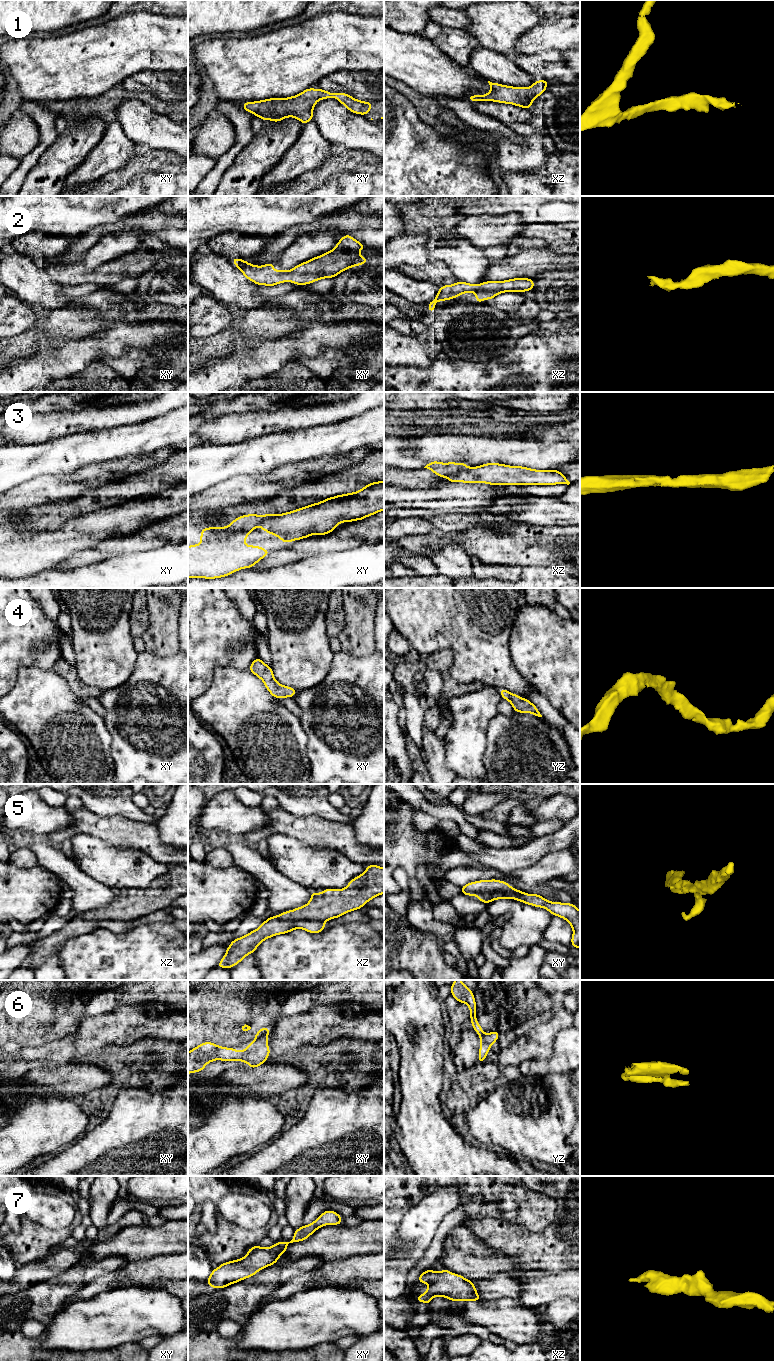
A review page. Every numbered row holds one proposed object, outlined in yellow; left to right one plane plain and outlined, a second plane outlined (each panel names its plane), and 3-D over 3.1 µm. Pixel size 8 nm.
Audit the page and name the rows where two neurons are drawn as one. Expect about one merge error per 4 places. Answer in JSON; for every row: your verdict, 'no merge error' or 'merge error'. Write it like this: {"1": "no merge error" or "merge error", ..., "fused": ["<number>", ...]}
{"1": "no merge error", "2": "no merge error", "3": "no merge error", "4": "no merge error", "5": "no merge error", "6": "merge error", "7": "no merge error", "fused": ["6"]}

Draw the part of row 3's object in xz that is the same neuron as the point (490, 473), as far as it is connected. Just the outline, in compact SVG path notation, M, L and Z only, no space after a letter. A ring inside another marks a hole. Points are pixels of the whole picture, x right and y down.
M432 461L424 468L431 470L434 474L441 478L448 478L449 483L463 482L463 483L485 483L490 485L556 485L567 484L570 482L559 470L535 470L522 466L509 466L499 463L486 463L481 466L468 467L465 463L448 462L442 463Z

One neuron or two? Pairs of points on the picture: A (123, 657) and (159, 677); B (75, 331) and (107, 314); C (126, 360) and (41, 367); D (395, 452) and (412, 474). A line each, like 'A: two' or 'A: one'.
A: two
B: one
C: two
D: two

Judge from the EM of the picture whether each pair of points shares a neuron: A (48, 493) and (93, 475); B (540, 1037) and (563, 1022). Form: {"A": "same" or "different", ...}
{"A": "same", "B": "same"}

